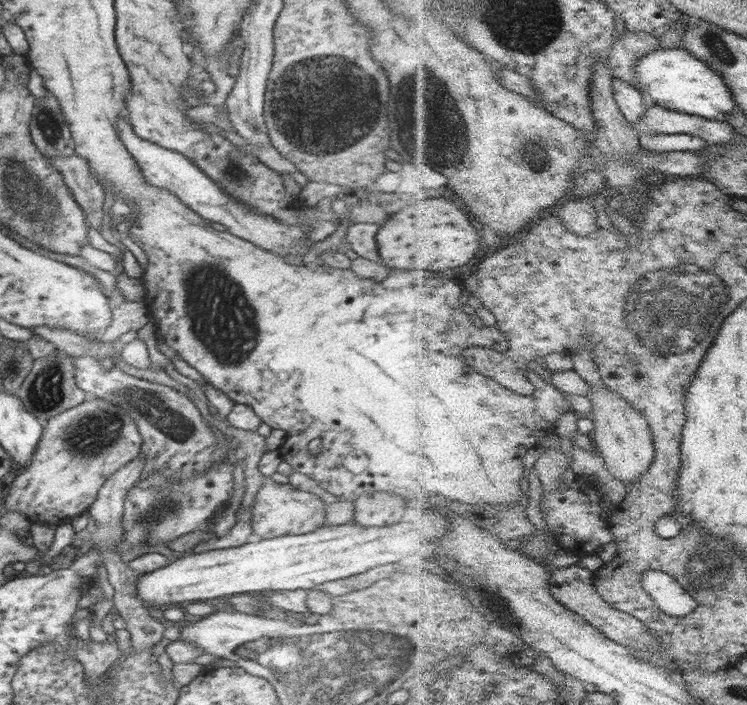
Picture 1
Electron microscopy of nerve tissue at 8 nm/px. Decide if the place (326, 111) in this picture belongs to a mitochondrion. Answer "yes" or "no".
yes

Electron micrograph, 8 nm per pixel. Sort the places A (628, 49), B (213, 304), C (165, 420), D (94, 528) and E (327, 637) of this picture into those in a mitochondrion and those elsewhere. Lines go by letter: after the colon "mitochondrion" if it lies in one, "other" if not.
A: other
B: mitochondrion
C: mitochondrion
D: other
E: mitochondrion

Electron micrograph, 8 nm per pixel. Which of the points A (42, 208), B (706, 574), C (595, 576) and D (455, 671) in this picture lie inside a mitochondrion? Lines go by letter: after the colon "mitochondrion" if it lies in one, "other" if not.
A: mitochondrion
B: mitochondrion
C: other
D: other

